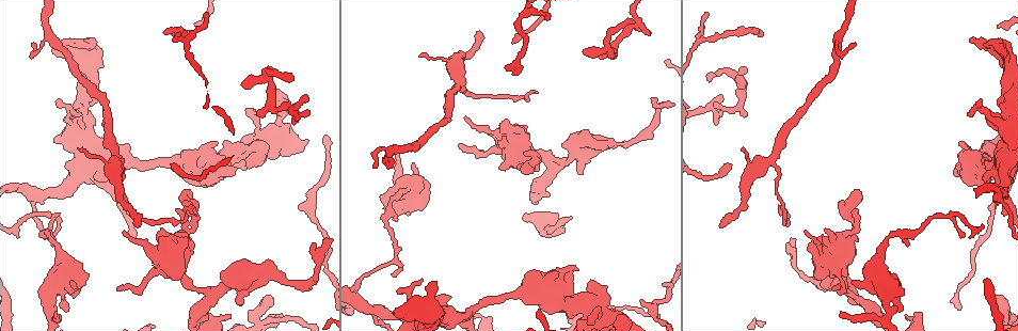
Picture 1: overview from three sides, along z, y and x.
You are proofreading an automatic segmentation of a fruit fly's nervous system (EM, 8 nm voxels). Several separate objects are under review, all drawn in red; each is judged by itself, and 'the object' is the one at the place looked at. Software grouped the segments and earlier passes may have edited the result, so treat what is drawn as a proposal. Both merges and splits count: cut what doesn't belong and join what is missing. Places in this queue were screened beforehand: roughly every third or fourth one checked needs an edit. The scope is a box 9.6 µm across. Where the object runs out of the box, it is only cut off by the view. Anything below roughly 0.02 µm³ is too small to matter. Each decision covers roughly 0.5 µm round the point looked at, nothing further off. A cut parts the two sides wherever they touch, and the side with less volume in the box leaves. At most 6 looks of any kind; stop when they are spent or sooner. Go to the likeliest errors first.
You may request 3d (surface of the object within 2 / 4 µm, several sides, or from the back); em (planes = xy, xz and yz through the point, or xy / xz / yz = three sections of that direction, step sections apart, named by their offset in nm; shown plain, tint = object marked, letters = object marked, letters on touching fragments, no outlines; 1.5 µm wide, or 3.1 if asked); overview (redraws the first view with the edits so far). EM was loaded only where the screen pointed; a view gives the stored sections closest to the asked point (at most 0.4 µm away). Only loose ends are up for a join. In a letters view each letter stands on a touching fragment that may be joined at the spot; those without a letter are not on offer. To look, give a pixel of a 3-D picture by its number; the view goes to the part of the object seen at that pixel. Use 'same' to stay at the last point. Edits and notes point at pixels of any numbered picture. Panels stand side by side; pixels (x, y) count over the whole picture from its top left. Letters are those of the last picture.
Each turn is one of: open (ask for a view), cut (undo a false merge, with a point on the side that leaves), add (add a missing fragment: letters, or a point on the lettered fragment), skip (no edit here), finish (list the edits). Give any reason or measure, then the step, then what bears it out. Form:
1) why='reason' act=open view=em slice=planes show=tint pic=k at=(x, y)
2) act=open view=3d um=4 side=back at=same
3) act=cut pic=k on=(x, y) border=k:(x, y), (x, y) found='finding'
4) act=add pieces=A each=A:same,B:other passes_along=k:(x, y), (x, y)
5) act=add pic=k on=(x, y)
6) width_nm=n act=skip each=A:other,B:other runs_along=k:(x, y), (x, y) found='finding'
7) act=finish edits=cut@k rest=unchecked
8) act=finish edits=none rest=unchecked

why='free end' act=open view=em slice=xz step=8 show=tint pic=1 at=(480, 33)

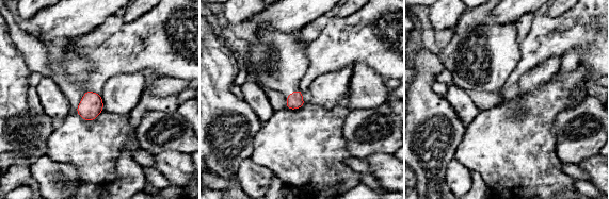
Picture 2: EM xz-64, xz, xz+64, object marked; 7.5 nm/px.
why='another direction' act=open view=em slice=xy step=8 show=letters at=same

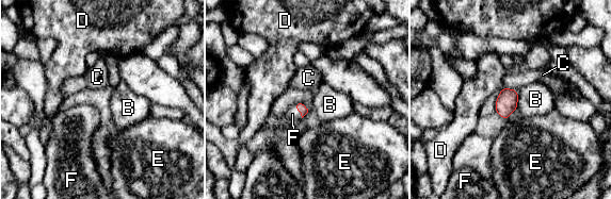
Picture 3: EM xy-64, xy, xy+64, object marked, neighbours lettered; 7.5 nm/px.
act=add pieces=F each=B:other,C:other,D:other,E:other,F:same passes_along=3:(302, 109), (299, 112), (292, 114) found='the neuron continues'

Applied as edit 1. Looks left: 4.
why='see it whole again' act=open view=overview

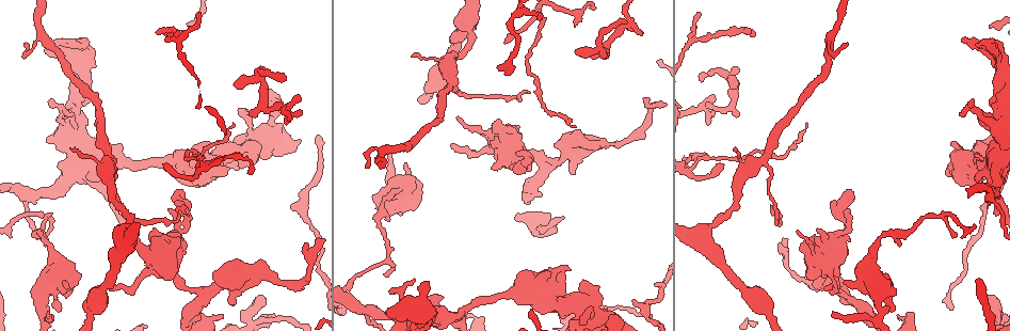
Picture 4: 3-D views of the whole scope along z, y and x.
why='a narrow waist' act=open view=3d um=4 pic=4 at=(596, 52)

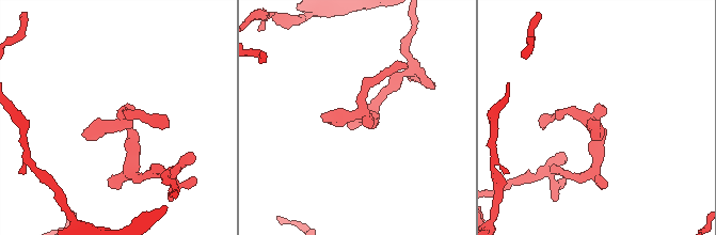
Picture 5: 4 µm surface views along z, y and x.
why='now the EM' act=open view=em slice=planes show=letters pic=5 at=(593, 122)

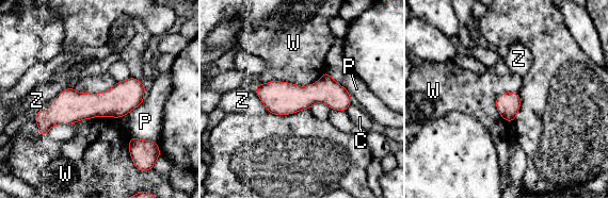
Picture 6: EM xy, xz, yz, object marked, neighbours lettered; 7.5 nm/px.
longest_contact=W:500nm act=skip each=C:other,P:other,W:other,Z:other found='all the same neuron'

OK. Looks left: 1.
act=finish edits=add@3 rest=unchecked

